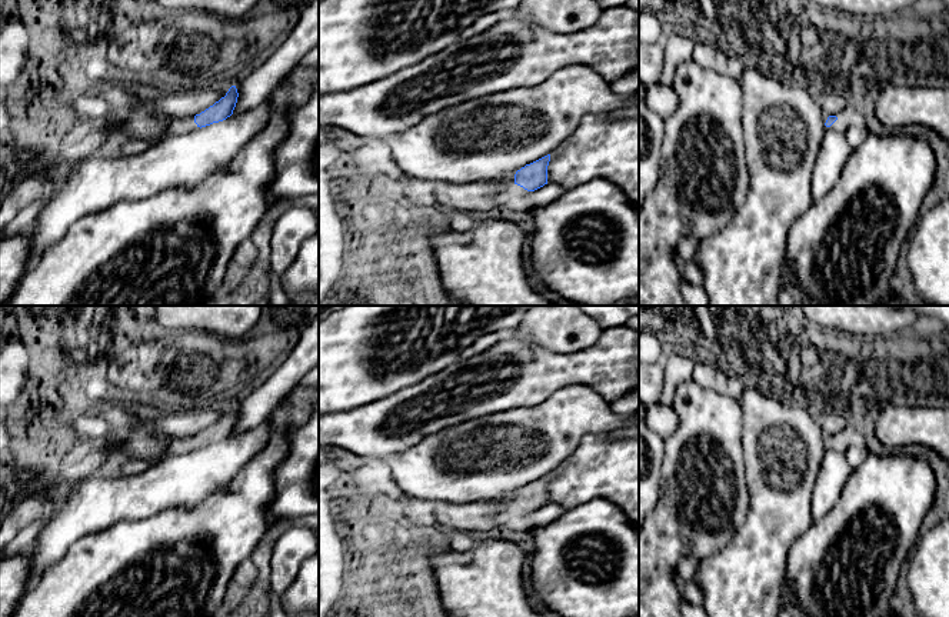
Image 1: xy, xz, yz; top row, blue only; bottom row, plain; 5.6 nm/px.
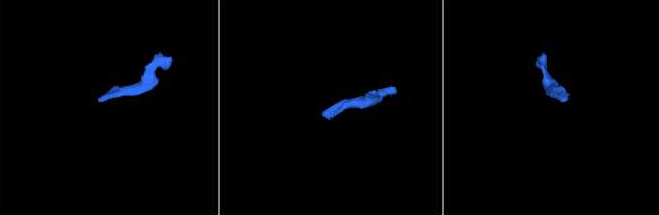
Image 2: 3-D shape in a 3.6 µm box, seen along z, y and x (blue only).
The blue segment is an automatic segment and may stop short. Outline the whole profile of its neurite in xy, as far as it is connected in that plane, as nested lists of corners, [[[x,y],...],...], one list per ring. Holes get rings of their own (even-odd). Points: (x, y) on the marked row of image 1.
[[[232,86],[224,97],[222,97],[219,101],[216,101],[213,106],[210,106],[200,114],[192,117],[180,117],[176,121],[173,121],[169,126],[167,133],[162,141],[172,137],[177,137],[180,134],[190,133],[194,130],[196,126],[202,129],[213,123],[226,120],[233,114],[237,97],[239,97],[237,89],[236,86]]]

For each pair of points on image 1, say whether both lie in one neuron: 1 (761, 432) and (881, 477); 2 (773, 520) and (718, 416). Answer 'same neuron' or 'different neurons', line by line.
1: different neurons
2: different neurons

